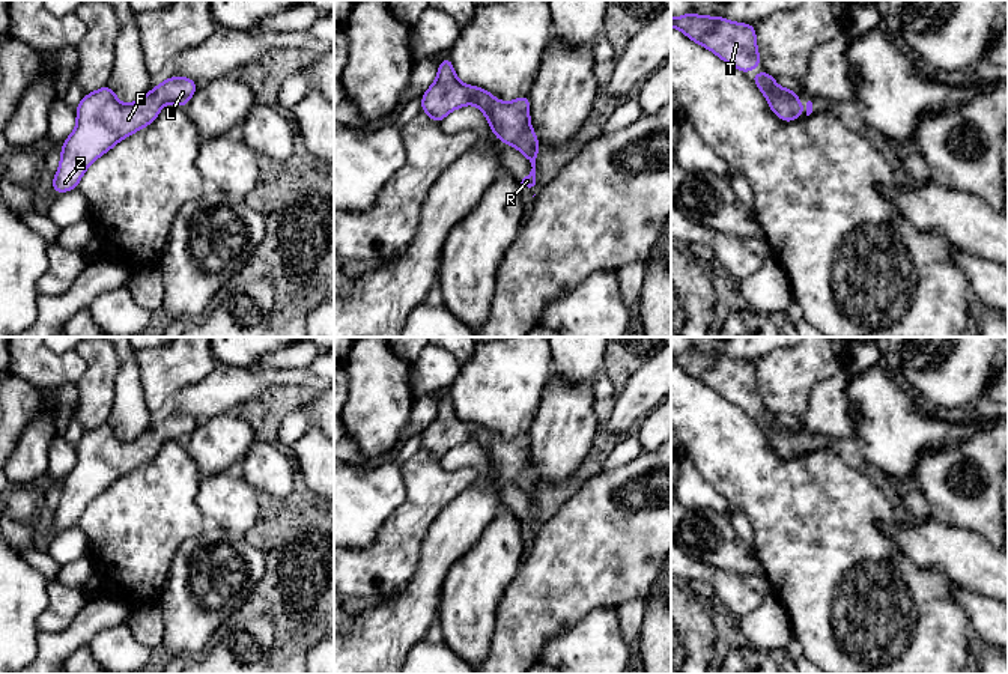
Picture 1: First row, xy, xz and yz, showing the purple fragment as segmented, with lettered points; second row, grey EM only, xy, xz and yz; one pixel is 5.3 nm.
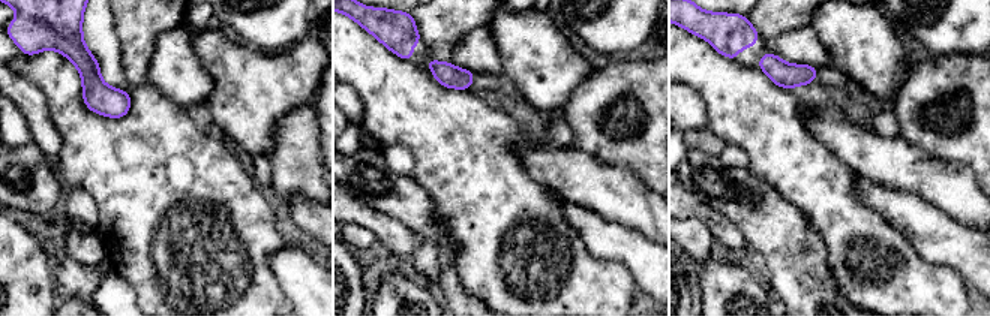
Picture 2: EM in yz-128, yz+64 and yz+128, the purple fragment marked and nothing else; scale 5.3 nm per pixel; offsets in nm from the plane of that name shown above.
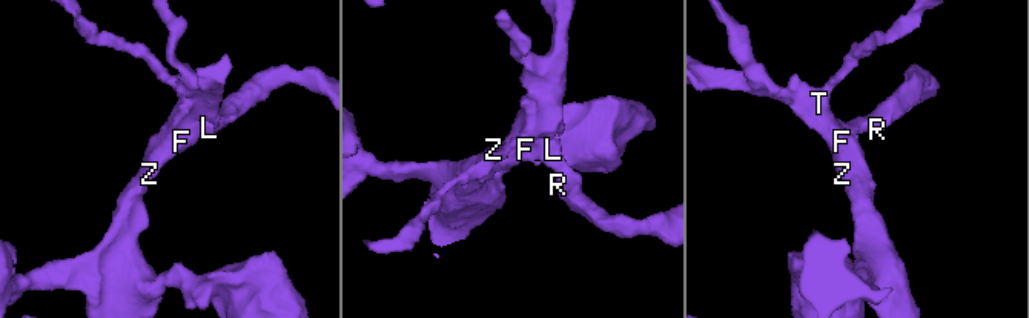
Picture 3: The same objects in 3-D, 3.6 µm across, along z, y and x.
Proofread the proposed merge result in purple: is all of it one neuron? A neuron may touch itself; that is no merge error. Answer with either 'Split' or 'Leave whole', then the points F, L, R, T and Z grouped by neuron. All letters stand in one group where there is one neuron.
Leave whole. Groups: F L R T Z

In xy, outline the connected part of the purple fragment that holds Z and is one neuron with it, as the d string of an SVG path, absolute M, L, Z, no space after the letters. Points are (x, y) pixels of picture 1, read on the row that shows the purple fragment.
M175 75L161 84L155 86L149 93L132 104L120 104L114 90L110 86L101 87L96 92L84 95L77 110L77 128L62 144L62 158L59 170L51 185L57 194L77 188L87 167L110 150L120 140L150 125L165 104L185 107L197 89L197 81Z

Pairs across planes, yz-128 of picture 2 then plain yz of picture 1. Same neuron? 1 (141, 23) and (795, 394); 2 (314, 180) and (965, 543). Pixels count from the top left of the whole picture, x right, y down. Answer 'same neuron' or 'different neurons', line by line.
1: same neuron
2: different neurons

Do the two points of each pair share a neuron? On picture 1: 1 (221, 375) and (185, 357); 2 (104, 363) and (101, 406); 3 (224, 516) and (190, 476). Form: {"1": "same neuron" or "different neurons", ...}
{"1": "different neurons", "2": "same neuron", "3": "different neurons"}

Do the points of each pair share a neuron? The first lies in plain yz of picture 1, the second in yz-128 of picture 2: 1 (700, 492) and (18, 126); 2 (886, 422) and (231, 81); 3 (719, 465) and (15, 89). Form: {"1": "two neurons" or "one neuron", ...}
{"1": "one neuron", "2": "one neuron", "3": "two neurons"}

